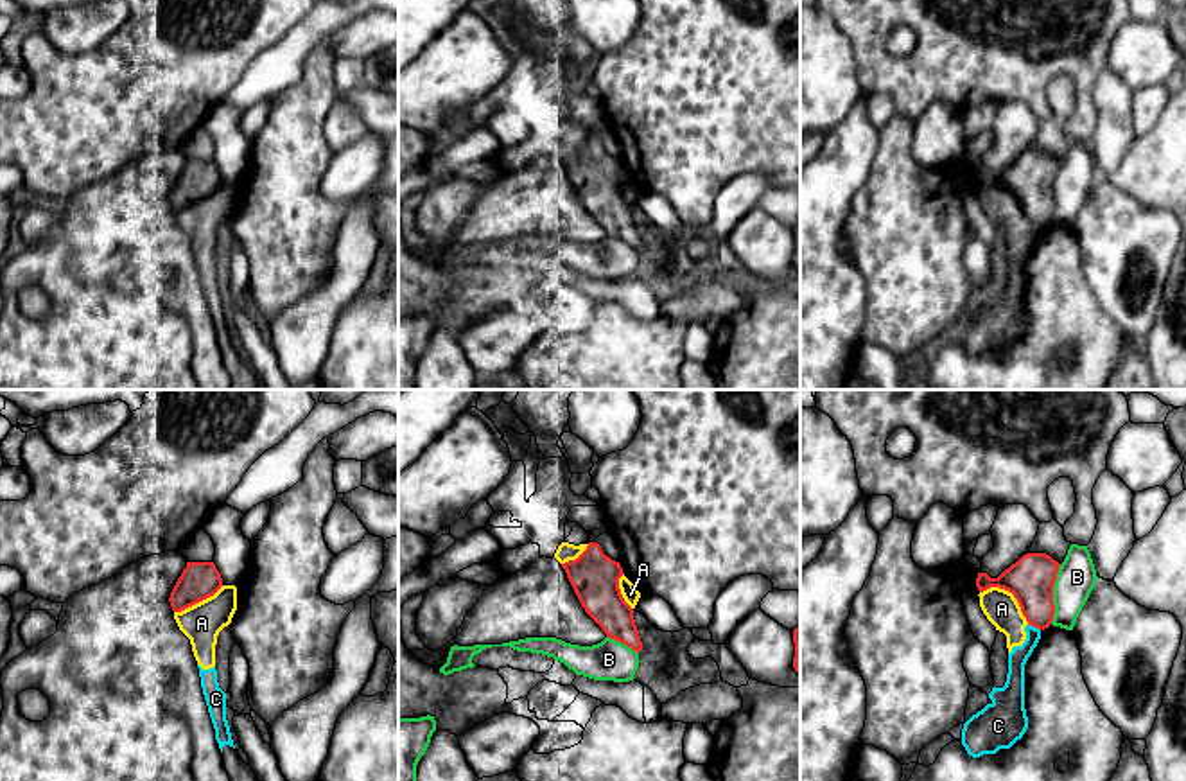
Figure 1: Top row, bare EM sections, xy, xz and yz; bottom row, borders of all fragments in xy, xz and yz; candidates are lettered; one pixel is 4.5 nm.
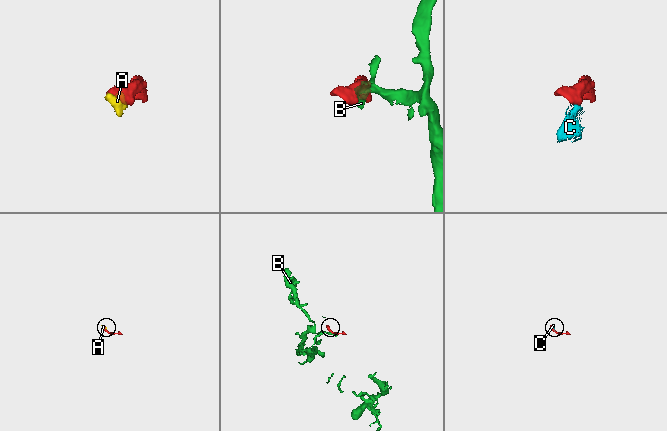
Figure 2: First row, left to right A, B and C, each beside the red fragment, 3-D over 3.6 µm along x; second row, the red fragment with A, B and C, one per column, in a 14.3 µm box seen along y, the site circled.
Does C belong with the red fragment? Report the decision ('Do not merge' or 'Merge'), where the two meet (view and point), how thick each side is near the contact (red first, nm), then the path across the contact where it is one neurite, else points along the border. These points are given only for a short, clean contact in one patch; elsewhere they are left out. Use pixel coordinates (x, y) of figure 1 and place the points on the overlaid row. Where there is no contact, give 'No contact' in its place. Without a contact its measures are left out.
Do not merge. Touches red at yz (1034, 625). Thickness 200 nm (red) against 90 nm. Boundary: yz (1029, 623), (1039, 631)

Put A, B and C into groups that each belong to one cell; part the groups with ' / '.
A C / B

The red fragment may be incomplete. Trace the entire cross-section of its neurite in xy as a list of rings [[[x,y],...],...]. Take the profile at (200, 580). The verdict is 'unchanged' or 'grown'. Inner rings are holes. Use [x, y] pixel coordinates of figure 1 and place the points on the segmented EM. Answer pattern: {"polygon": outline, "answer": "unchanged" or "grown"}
{"polygon": [[[187,562],[169,601],[174,612],[181,612],[214,596],[221,587],[222,578],[214,562]]], "answer": "unchanged"}

